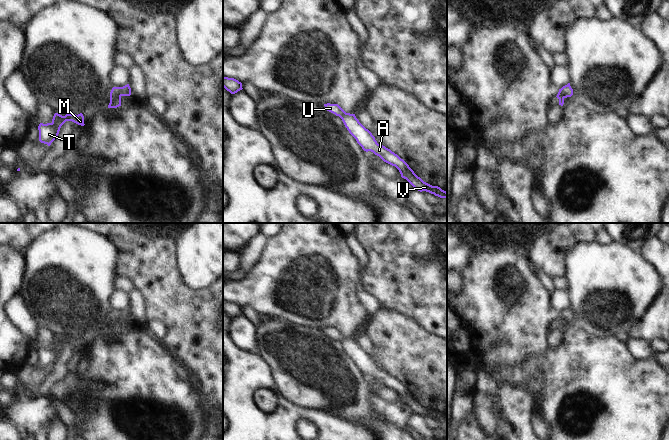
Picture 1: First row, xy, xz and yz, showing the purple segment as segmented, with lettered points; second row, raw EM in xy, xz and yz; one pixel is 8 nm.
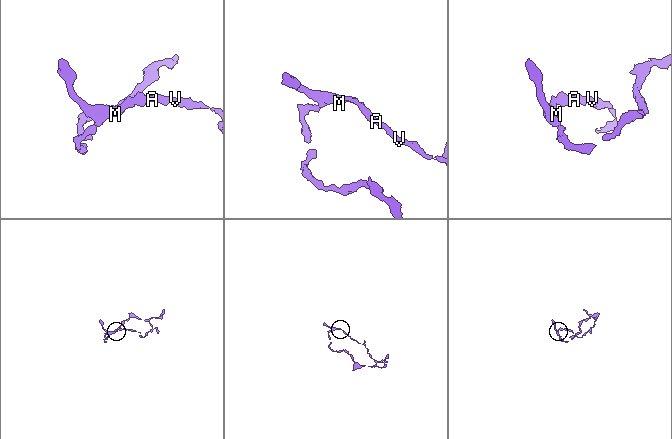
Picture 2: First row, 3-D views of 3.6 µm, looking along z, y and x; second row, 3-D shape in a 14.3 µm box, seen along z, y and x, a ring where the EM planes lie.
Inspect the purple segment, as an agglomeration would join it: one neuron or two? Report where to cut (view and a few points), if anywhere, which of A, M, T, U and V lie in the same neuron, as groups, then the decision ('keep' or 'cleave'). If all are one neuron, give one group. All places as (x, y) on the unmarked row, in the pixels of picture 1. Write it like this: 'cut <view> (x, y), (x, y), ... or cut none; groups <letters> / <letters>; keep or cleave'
cut none; groups A M T U V; keep

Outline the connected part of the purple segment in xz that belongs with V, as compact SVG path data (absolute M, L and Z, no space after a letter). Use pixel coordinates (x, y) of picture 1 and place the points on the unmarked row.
M324 328L327 335L339 340L349 357L356 363L357 367L366 376L371 375L379 380L384 386L395 390L401 401L406 403L415 414L426 415L440 422L447 423L447 416L438 410L432 410L418 401L409 389L397 378L385 370L378 368L372 357L366 353L356 342L355 338L346 337L338 328Z

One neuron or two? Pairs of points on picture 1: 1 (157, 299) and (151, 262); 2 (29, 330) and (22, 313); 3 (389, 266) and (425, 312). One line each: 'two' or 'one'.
1: one
2: one
3: one

